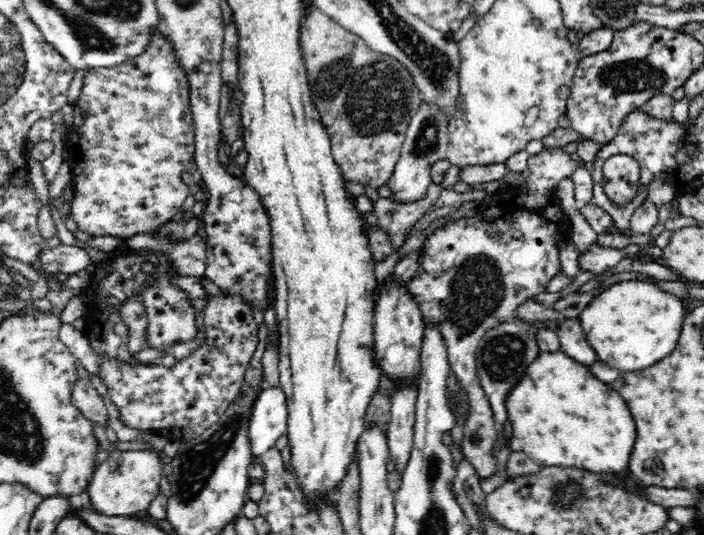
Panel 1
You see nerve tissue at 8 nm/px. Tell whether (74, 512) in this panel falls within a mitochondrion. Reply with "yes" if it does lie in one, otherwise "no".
no

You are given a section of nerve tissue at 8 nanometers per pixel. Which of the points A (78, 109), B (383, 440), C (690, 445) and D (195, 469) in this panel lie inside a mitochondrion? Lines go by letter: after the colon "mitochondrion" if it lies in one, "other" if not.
A: other
B: other
C: other
D: mitochondrion

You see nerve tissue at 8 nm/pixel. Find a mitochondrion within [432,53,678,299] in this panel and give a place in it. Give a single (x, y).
(628, 76)

